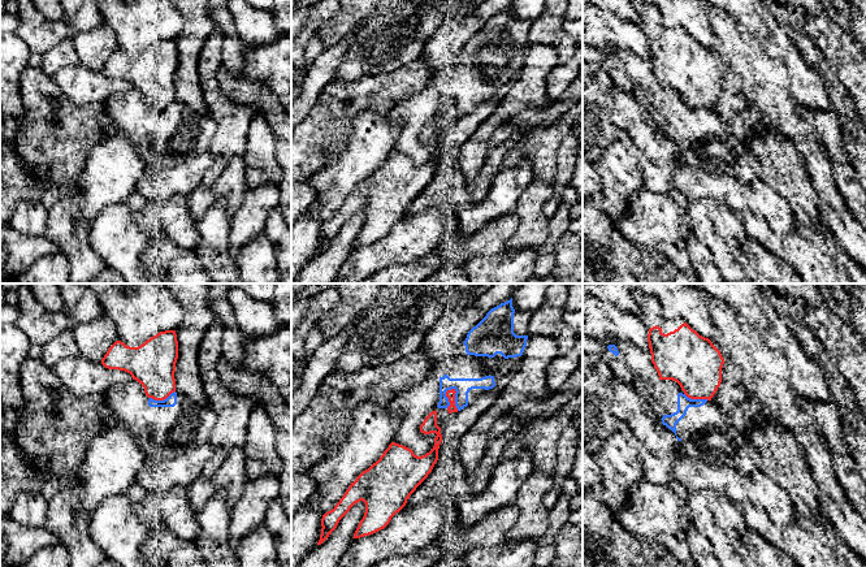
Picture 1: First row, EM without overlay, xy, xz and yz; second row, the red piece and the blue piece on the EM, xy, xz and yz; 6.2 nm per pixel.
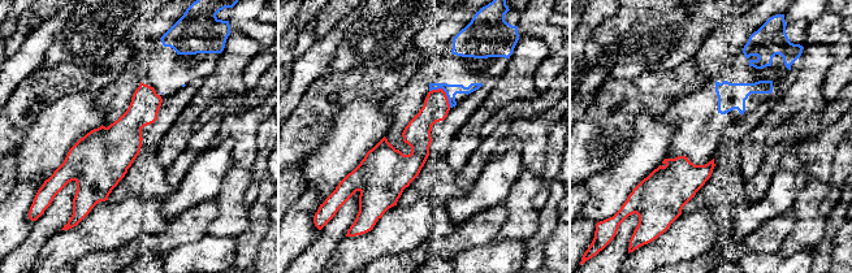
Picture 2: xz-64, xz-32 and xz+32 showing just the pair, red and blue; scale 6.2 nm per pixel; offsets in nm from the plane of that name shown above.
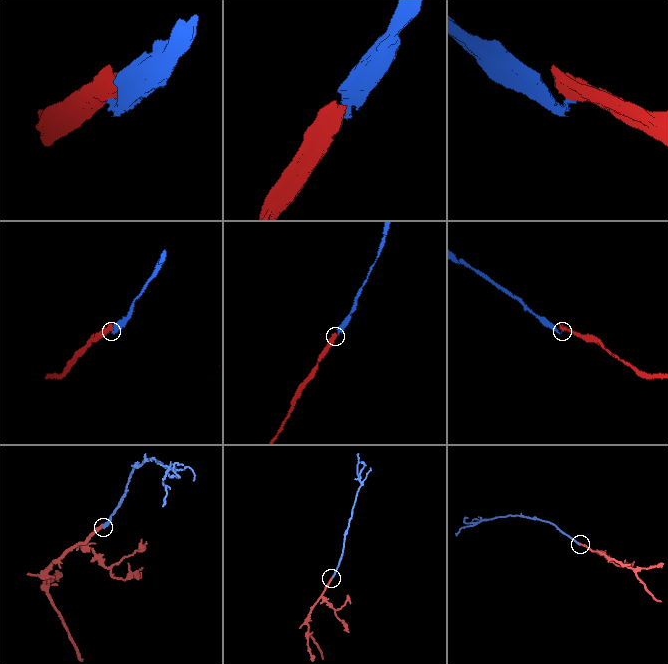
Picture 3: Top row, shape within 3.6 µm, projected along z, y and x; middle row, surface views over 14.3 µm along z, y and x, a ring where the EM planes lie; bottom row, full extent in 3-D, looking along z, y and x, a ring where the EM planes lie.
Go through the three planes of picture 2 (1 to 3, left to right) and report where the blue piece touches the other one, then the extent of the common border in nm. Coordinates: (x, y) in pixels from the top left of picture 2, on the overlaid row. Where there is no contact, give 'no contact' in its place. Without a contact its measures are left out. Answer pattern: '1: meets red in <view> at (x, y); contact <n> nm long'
1: no contact
2: meets red in xz-32 at (445, 92); contact 170 nm long
3: no contact

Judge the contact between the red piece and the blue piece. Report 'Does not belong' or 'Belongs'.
Does not belong

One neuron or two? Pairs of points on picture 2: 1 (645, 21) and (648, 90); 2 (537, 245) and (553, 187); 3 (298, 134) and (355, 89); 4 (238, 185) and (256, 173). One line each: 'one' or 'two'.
1: two
2: one
3: one
4: two

